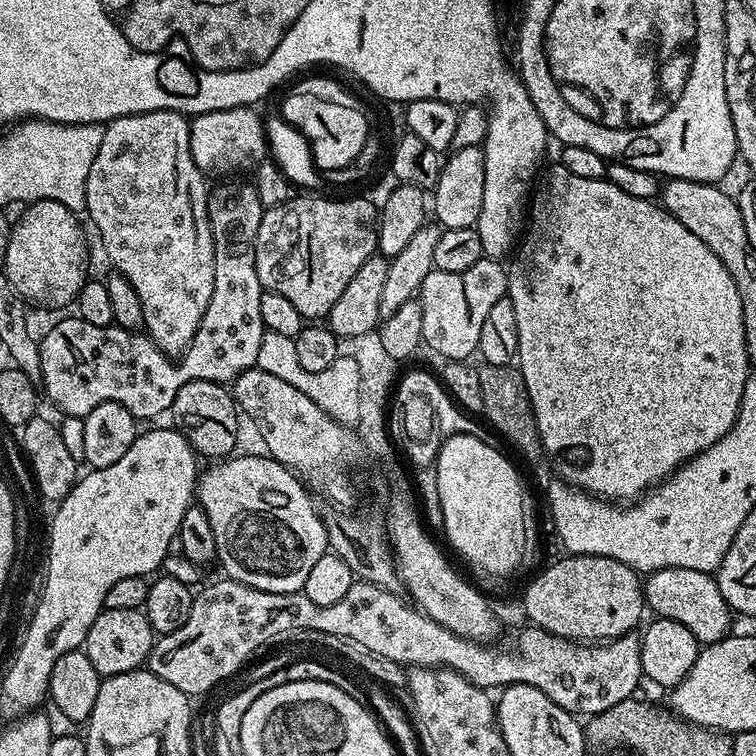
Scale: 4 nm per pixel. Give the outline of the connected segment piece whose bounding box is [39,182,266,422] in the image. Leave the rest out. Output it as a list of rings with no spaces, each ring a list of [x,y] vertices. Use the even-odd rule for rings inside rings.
[[[252,182],[216,184],[213,188],[211,185],[207,193],[208,225],[212,231],[212,249],[216,263],[214,294],[210,298],[210,306],[206,306],[206,314],[202,314],[202,322],[194,338],[179,357],[180,364],[175,364],[172,361],[175,359],[169,353],[163,352],[151,338],[146,339],[143,331],[117,326],[103,328],[79,318],[60,318],[58,326],[42,338],[39,347],[43,395],[45,392],[61,408],[64,416],[83,418],[102,402],[118,402],[126,406],[126,410],[130,410],[137,422],[152,420],[171,409],[178,390],[188,380],[213,380],[215,384],[227,385],[246,370],[256,367],[258,349],[262,347],[262,338],[266,331],[262,322],[262,289],[256,265],[256,239],[266,206],[258,198],[258,190]]]

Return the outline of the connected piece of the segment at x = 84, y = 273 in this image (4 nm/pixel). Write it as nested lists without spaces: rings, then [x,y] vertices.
[[[33,200],[12,226],[2,272],[29,305],[64,310],[90,279],[88,248],[81,217],[60,200]]]

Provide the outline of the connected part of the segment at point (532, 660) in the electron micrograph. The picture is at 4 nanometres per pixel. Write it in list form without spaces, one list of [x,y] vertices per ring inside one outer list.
[[[219,578],[213,584],[208,584],[205,586],[201,592],[197,591],[192,597],[192,609],[190,614],[186,618],[186,622],[182,622],[182,626],[178,626],[178,630],[173,632],[163,633],[153,643],[150,654],[148,655],[146,661],[147,671],[153,672],[158,678],[162,678],[166,682],[170,682],[170,686],[174,686],[178,690],[182,690],[189,698],[196,698],[200,696],[203,692],[208,692],[212,687],[215,686],[219,680],[224,680],[227,676],[232,676],[252,655],[259,653],[264,647],[266,638],[269,638],[272,634],[281,633],[282,630],[312,630],[321,631],[322,634],[336,635],[337,638],[349,641],[355,645],[359,645],[365,652],[372,653],[373,656],[379,658],[381,661],[393,660],[396,664],[408,664],[407,666],[417,666],[419,668],[450,668],[453,672],[462,674],[466,677],[471,684],[477,684],[479,688],[485,690],[491,689],[491,684],[500,684],[499,686],[507,685],[509,682],[523,681],[526,684],[532,684],[535,688],[542,689],[550,699],[553,700],[558,706],[562,706],[568,712],[575,714],[580,718],[587,718],[590,716],[597,716],[602,710],[608,710],[610,706],[616,706],[618,702],[623,700],[633,699],[636,687],[639,686],[640,680],[642,681],[642,658],[640,657],[640,636],[636,634],[629,634],[626,636],[617,636],[615,640],[610,640],[607,642],[592,642],[585,646],[583,643],[577,642],[575,640],[567,640],[561,636],[555,636],[550,634],[546,630],[537,628],[535,626],[527,626],[516,636],[516,652],[520,655],[520,660],[516,656],[503,656],[496,648],[491,648],[488,642],[481,642],[476,638],[469,638],[467,636],[460,636],[457,632],[452,632],[446,626],[439,624],[434,620],[434,618],[427,615],[427,613],[420,611],[419,608],[413,606],[403,595],[395,596],[395,591],[392,588],[381,588],[378,584],[373,584],[371,582],[354,582],[350,586],[350,590],[346,590],[346,594],[342,594],[342,598],[338,598],[338,602],[333,604],[318,604],[316,601],[312,600],[303,591],[299,592],[267,592],[266,590],[260,590],[258,588],[251,588],[250,586],[243,584],[238,580],[230,580],[227,578]]]

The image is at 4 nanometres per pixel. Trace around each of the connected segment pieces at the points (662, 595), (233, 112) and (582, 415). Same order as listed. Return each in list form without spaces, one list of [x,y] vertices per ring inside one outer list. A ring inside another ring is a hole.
[[[682,564],[660,566],[643,581],[644,602],[649,613],[662,620],[682,622],[690,634],[694,634],[697,645],[703,646],[713,640],[721,640],[729,635],[734,613],[729,608],[726,598],[722,598],[722,590],[716,585],[715,575],[694,570]]]
[[[244,105],[242,107],[227,108],[222,111],[208,111],[195,116],[189,123],[188,133],[190,134],[190,152],[195,164],[200,171],[206,175],[228,174],[238,170],[255,169],[268,154],[265,123],[263,117],[257,114],[257,109]]]
[[[562,166],[555,167],[549,170],[548,177],[544,180],[544,185],[541,188],[539,185],[531,197],[530,215],[526,220],[526,231],[523,233],[522,239],[519,241],[518,247],[511,257],[511,260],[513,259],[512,265],[509,263],[506,268],[508,273],[506,298],[514,306],[514,318],[518,321],[518,350],[516,351],[518,369],[525,380],[526,393],[529,394],[529,400],[533,406],[534,418],[537,419],[543,455],[548,460],[549,458],[552,459],[552,464],[556,467],[555,475],[559,479],[569,484],[574,484],[577,488],[591,492],[595,496],[607,498],[612,502],[628,502],[649,491],[653,486],[659,484],[661,480],[667,480],[681,464],[686,464],[689,460],[693,460],[699,452],[705,452],[711,444],[718,442],[718,438],[726,435],[730,430],[730,426],[734,426],[734,422],[738,418],[740,403],[742,402],[742,386],[746,386],[750,375],[750,369],[748,369],[750,367],[748,347],[746,346],[746,334],[744,333],[744,323],[742,322],[742,298],[738,298],[738,286],[734,286],[734,278],[730,278],[730,270],[726,270],[726,266],[722,266],[718,254],[714,254],[714,250],[710,250],[710,246],[706,246],[706,242],[702,242],[702,238],[698,238],[698,234],[690,234],[690,230],[686,230],[686,226],[682,226],[682,222],[677,216],[670,215],[659,203],[652,200],[634,198],[634,194],[626,194],[626,190],[618,190],[618,186],[614,186],[606,178],[603,180],[598,178],[580,178],[578,174],[570,174],[570,170],[566,170]]]

